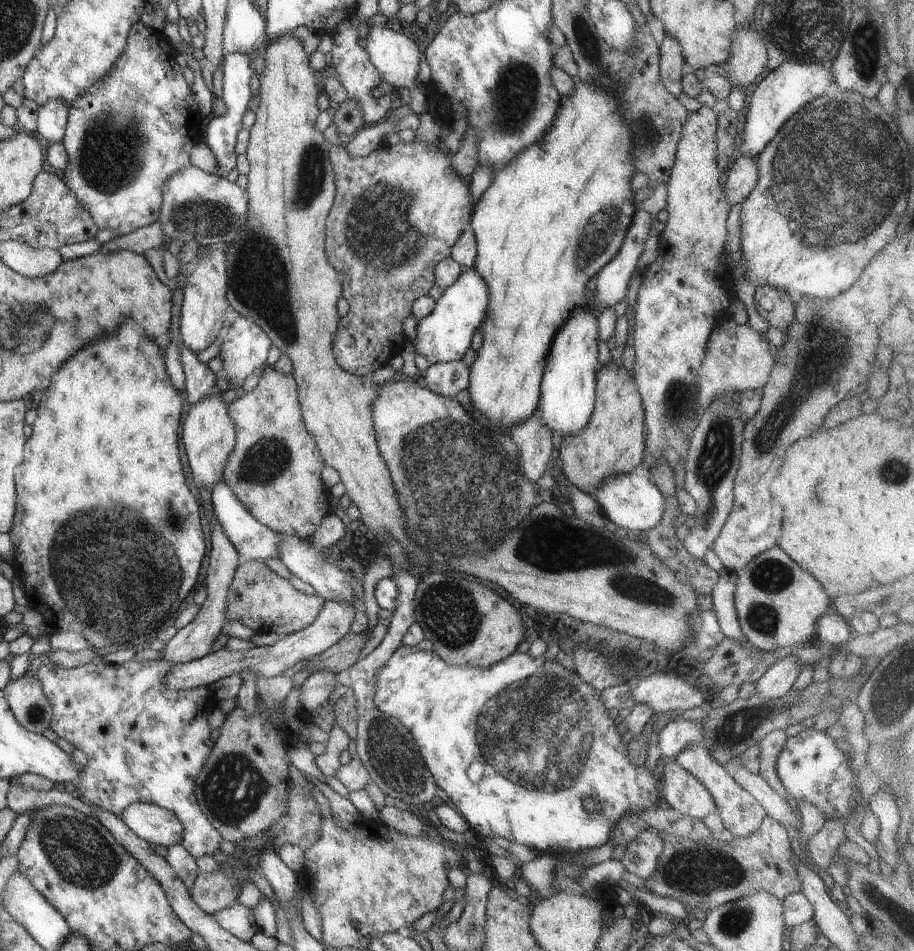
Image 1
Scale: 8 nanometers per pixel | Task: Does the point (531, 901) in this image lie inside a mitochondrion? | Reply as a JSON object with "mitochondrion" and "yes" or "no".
{"mitochondrion":"no"}

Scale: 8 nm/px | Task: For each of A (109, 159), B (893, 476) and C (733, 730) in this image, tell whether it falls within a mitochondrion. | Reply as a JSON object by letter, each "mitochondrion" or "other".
{"A":"mitochondrion","B":"mitochondrion","C":"mitochondrion"}

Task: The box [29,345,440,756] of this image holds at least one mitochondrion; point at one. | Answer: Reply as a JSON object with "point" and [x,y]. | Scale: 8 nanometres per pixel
{"point":[76,554]}

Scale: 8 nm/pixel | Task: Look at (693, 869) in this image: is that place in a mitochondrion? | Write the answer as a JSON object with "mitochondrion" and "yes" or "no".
{"mitochondrion":"yes"}

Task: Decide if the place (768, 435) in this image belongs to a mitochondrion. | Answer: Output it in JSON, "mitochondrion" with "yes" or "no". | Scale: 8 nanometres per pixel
{"mitochondrion":"yes"}

